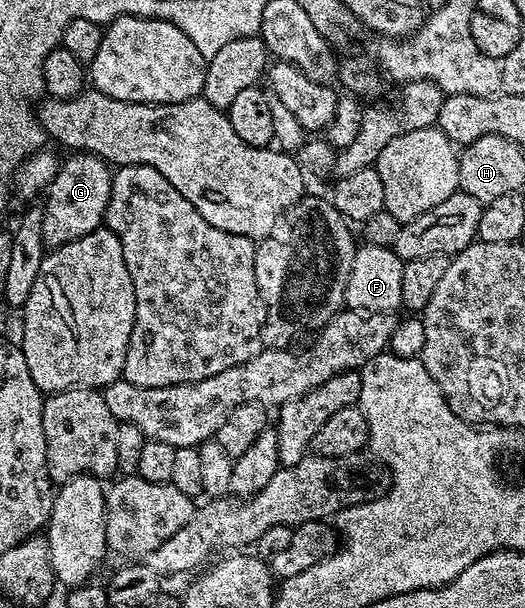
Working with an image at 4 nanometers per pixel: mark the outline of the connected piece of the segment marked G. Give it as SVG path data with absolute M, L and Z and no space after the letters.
M75 152L68 160L64 159L59 172L53 178L45 193L47 202L44 210L44 246L47 250L60 248L104 223L107 203L111 193L112 169L106 160L91 152Z

